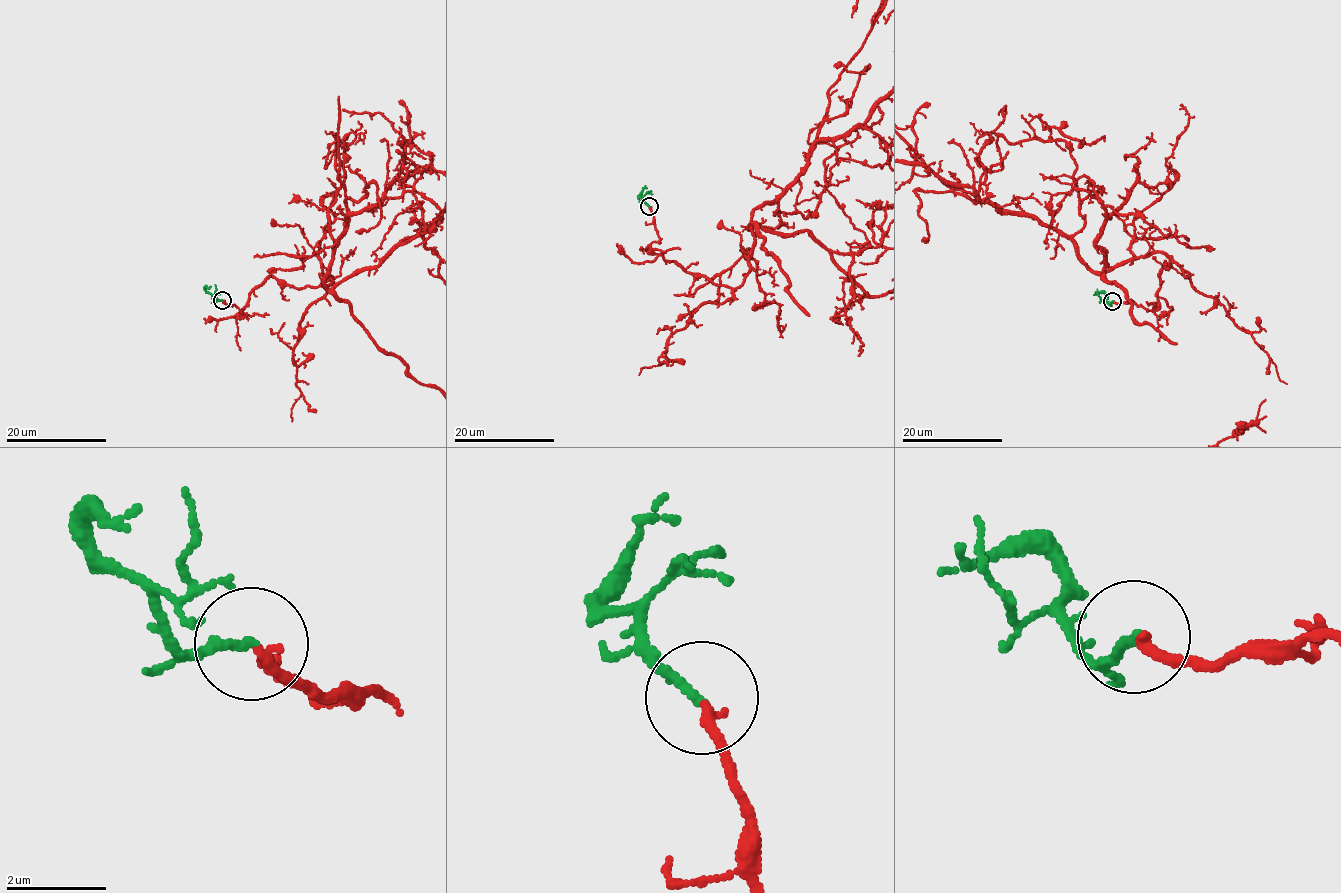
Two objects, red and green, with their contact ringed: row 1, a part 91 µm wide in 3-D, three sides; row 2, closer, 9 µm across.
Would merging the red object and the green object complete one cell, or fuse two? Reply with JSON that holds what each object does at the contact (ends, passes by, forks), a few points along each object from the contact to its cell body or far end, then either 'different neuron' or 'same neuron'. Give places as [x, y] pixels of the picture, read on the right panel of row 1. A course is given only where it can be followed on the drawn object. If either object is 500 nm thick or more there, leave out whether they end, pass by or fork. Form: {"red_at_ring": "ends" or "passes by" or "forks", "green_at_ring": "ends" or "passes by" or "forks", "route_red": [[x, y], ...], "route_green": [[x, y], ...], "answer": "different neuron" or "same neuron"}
{"red_at_ring": "ends", "green_at_ring": "ends", "route_red": [[1113, 301], [1150, 310], [1169, 261], [1095, 273], [1042, 222], [947, 184]], "route_green": [[1112, 301], [1109, 303], [1105, 295], [1098, 292], [1093, 295]], "answer": "same neuron"}

